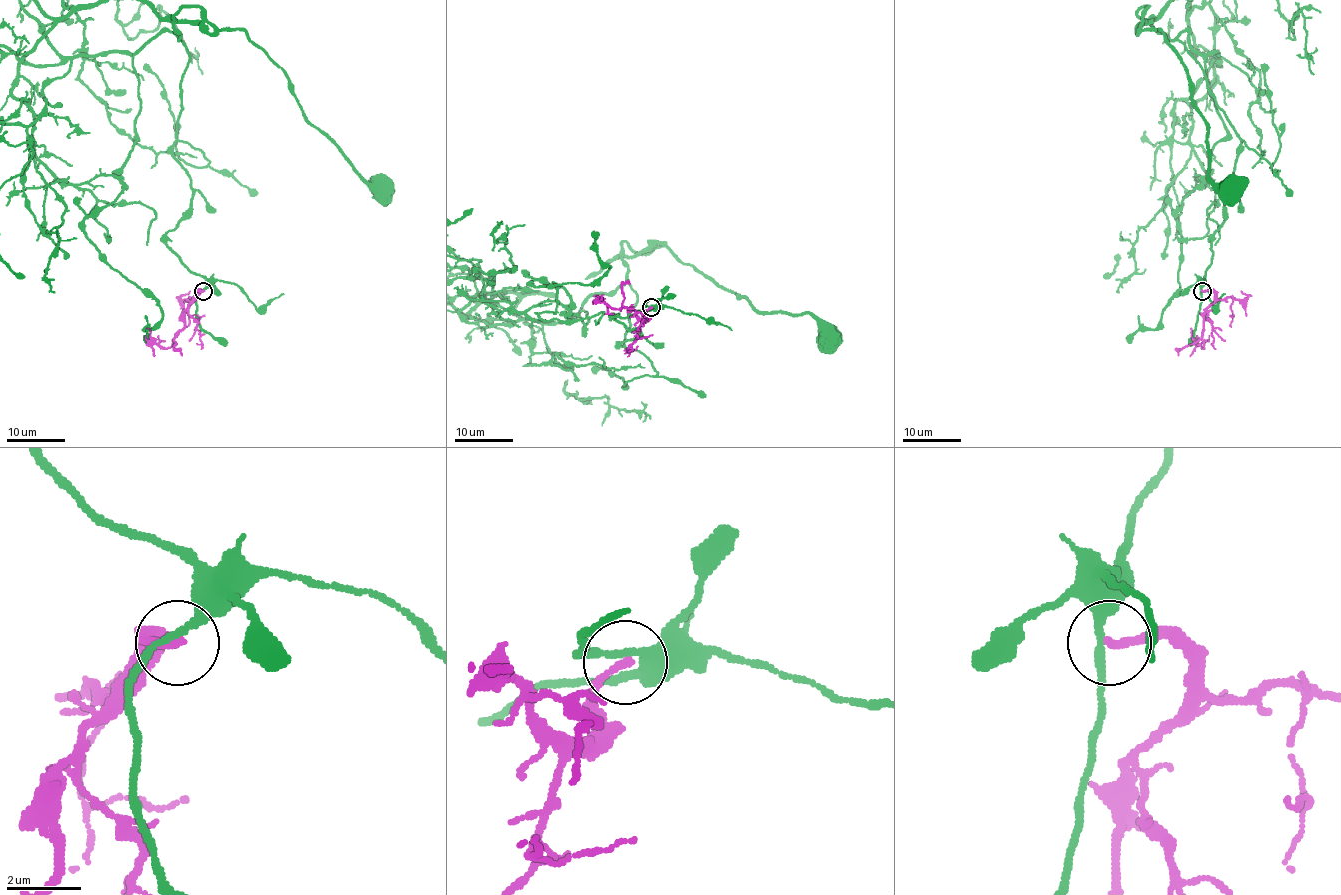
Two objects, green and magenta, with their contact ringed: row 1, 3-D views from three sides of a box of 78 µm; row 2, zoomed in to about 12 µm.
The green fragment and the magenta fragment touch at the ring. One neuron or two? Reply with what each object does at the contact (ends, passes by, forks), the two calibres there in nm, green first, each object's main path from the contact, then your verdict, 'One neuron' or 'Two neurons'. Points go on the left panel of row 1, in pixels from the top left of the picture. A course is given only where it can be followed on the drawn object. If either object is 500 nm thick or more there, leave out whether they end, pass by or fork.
At the ring green passes by. At the ring magenta ends. Thickness 190 nm (green) against 200 nm. Course of green: (202, 290), (166, 243), (192, 197), (173, 154), (189, 59), (176, 22), (242, 30), (381, 192). Course of magenta: (202, 290), (195, 295), (185, 312), (183, 328), (169, 347), (161, 347), (145, 328). Two neurons

